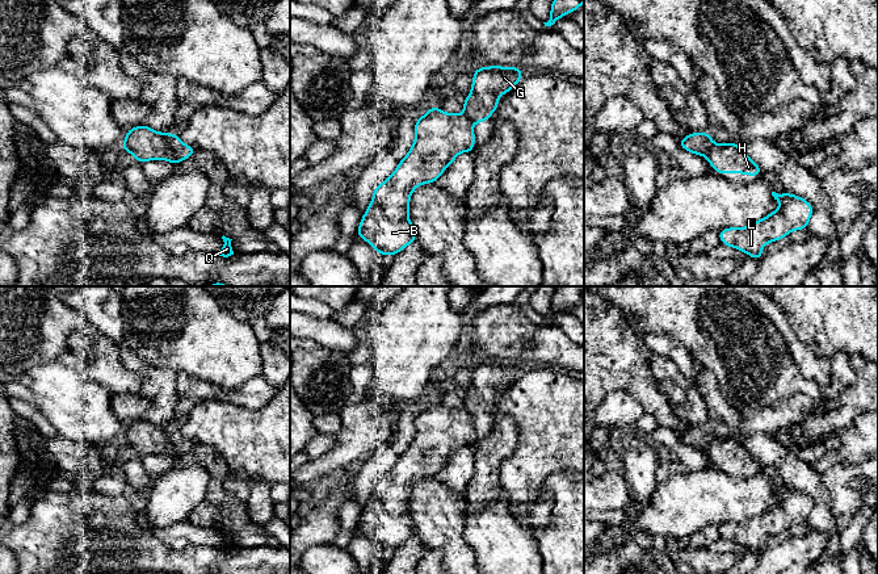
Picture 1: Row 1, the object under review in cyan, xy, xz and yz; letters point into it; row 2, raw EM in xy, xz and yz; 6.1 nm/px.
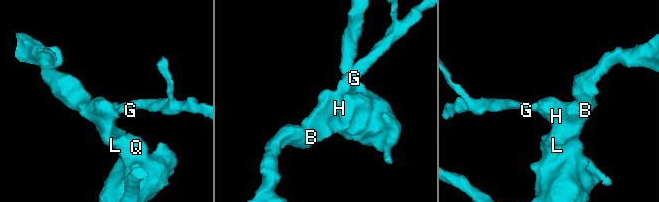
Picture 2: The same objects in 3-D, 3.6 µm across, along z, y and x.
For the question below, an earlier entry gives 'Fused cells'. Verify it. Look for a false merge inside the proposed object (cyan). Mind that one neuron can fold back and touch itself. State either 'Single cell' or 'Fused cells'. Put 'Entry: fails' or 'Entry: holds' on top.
Entry: holds
Fused cells

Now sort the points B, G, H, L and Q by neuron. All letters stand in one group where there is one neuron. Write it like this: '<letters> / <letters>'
B H L Q / G

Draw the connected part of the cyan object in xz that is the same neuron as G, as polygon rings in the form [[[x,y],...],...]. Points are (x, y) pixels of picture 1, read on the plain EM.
[[[478,361],[472,370],[471,387],[463,394],[463,408],[472,418],[490,415],[499,401],[499,390],[511,386],[524,368],[518,361]]]

